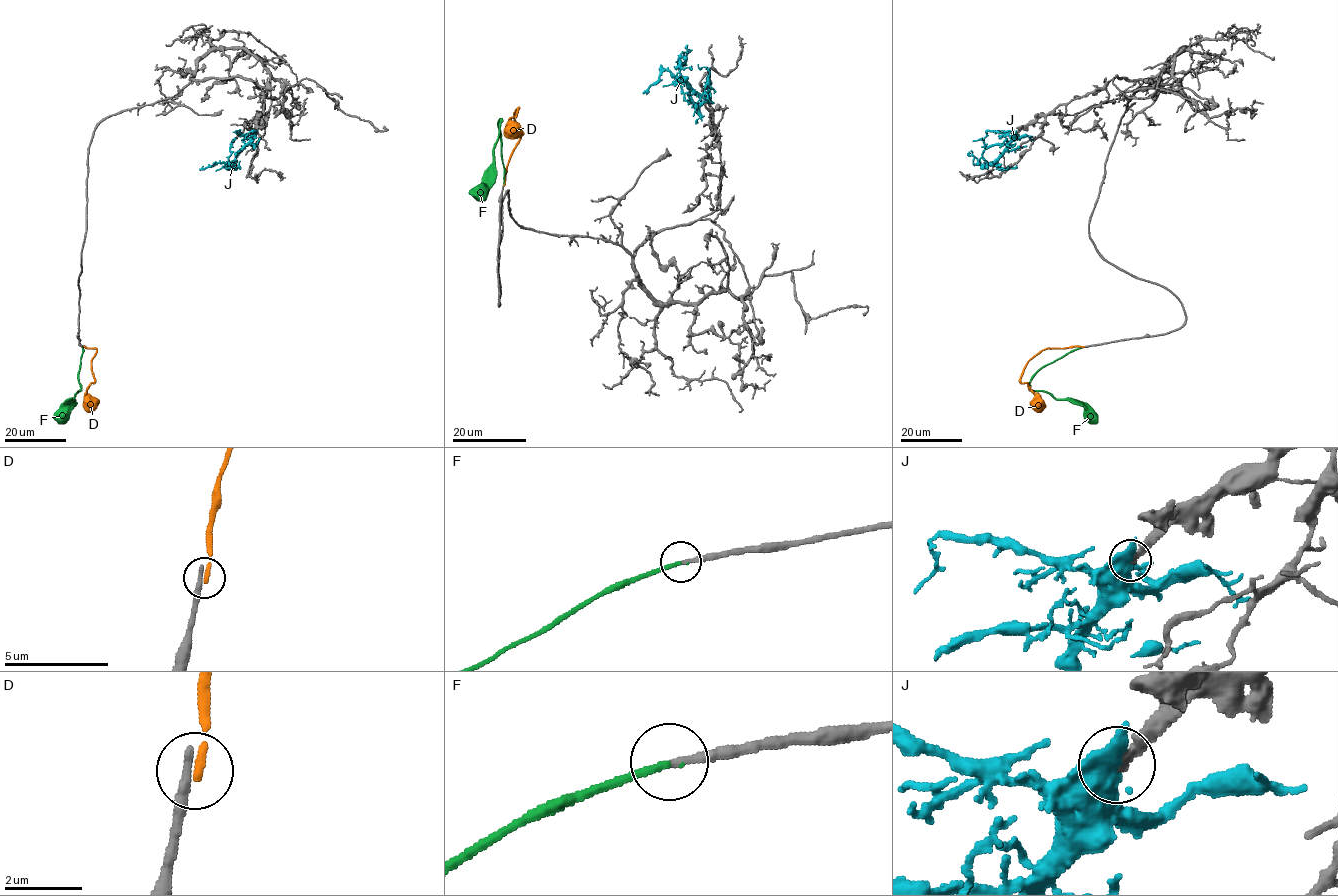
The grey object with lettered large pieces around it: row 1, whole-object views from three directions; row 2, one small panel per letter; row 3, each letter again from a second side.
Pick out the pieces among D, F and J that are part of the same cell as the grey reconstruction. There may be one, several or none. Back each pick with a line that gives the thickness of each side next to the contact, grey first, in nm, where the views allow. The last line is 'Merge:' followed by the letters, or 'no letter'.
F: 200/180 nm
Merge: F

